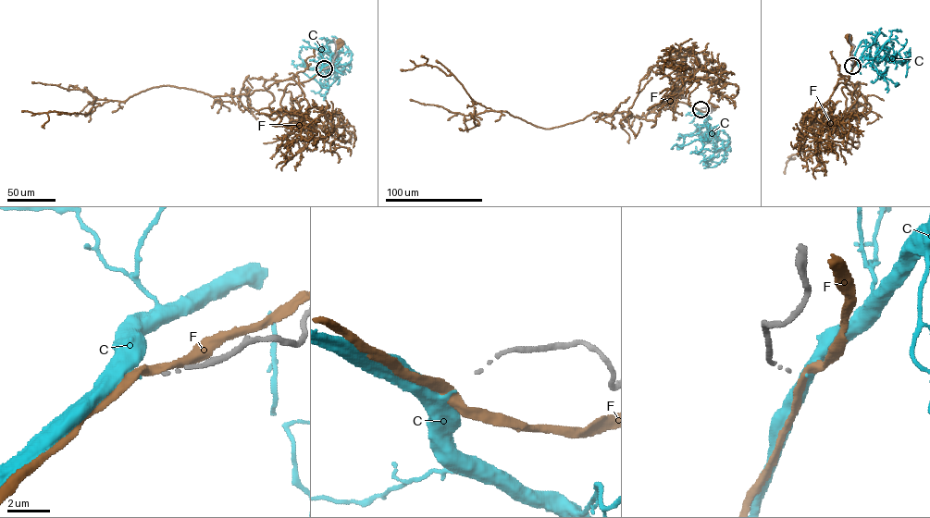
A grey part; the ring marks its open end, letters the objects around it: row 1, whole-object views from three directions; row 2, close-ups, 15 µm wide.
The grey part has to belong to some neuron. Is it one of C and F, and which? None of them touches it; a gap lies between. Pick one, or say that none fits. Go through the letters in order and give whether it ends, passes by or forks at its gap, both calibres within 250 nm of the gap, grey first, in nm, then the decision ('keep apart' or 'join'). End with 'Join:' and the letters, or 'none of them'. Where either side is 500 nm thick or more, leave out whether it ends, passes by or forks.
C: it ends; calibres 120 and 280 nm; join
F: it passes by; calibres 120 and 360 nm; keep apart
Join: C

